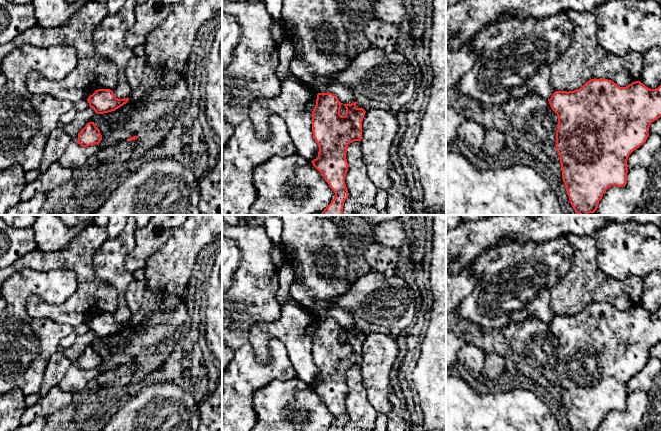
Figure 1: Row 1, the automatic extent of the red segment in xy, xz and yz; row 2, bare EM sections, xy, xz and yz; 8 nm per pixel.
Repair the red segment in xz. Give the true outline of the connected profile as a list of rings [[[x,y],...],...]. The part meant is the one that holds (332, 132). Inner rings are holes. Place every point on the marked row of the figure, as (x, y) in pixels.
[[[332,93],[317,94],[316,105],[312,111],[312,132],[319,152],[318,157],[311,162],[335,193],[334,199],[321,215],[343,215],[344,202],[348,198],[345,184],[349,167],[346,159],[347,147],[354,141],[361,141],[362,121],[366,113],[363,108],[357,108],[356,104],[357,102],[343,104]]]

